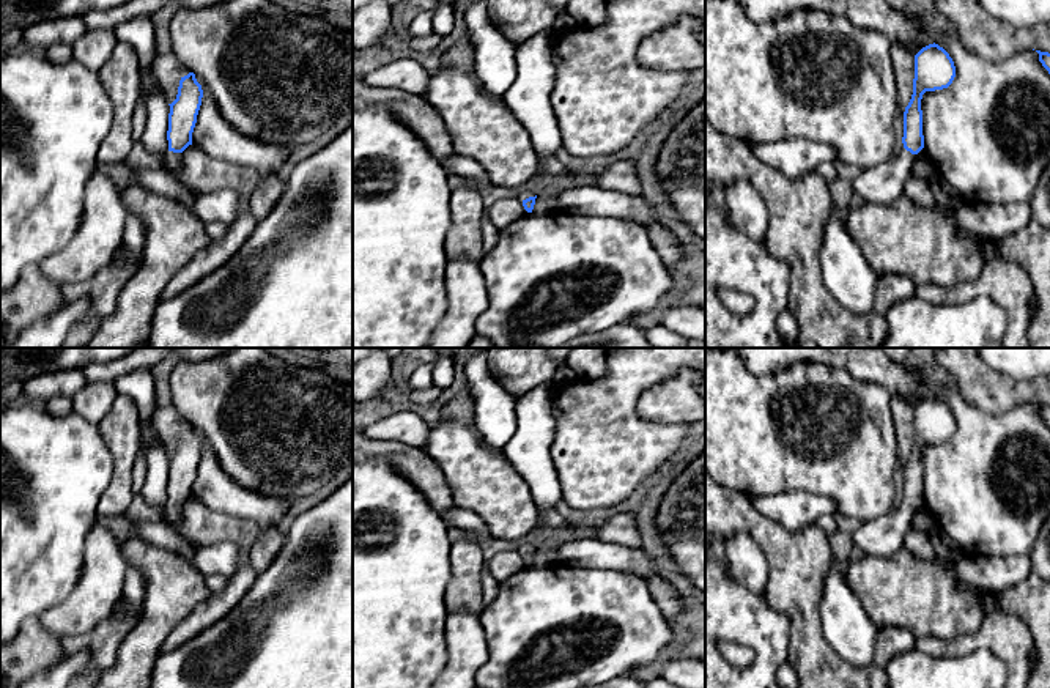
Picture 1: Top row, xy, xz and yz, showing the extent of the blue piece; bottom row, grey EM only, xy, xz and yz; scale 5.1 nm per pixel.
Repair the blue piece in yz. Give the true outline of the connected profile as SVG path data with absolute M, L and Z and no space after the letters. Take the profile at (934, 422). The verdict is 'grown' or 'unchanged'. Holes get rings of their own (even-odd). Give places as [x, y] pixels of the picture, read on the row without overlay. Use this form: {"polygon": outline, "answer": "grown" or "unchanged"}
{"polygon": "M929 397L915 408L913 447L904 464L904 502L891 512L875 516L852 534L853 546L866 556L891 556L905 546L915 509L924 501L921 452L926 444L948 441L956 430L949 406L938 397Z", "answer": "grown"}

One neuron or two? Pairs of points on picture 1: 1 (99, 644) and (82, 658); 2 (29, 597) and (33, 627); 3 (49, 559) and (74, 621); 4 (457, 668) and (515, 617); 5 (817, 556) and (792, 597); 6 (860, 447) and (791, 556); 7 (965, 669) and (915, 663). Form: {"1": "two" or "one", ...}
{"1": "two", "2": "two", "3": "two", "4": "two", "5": "one", "6": "two", "7": "one"}

